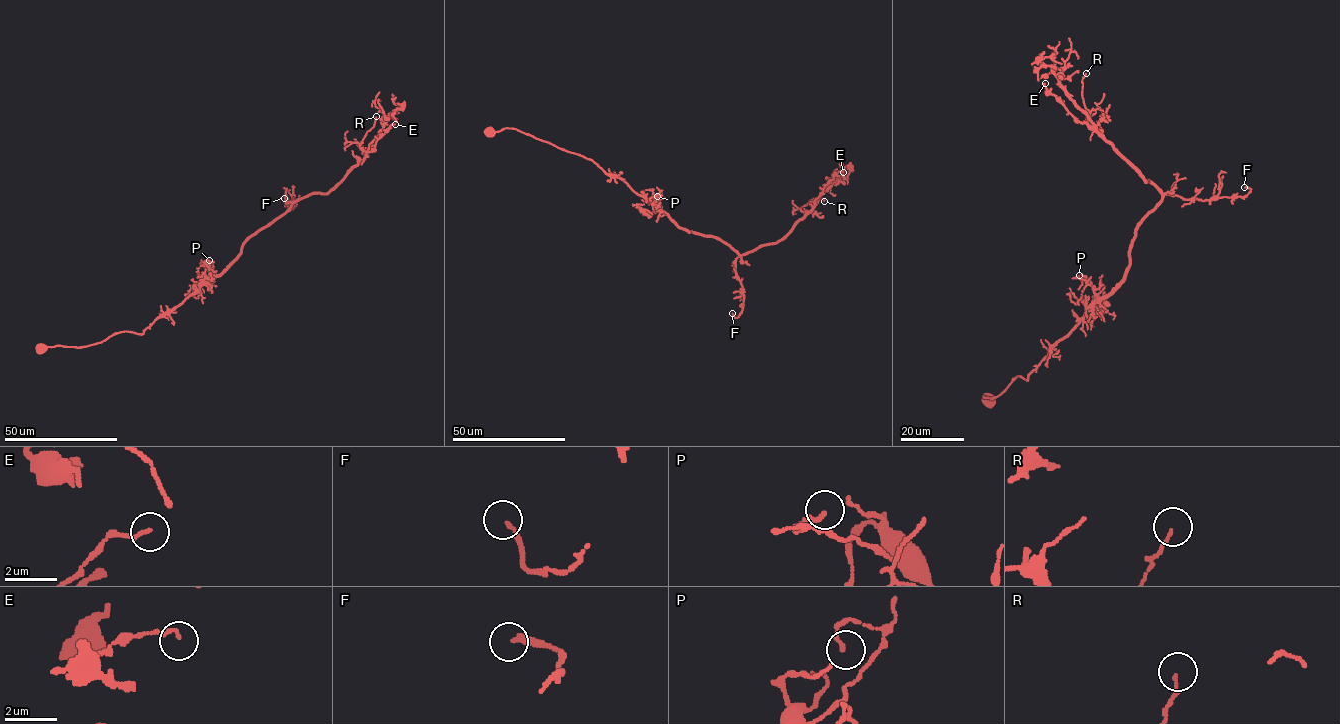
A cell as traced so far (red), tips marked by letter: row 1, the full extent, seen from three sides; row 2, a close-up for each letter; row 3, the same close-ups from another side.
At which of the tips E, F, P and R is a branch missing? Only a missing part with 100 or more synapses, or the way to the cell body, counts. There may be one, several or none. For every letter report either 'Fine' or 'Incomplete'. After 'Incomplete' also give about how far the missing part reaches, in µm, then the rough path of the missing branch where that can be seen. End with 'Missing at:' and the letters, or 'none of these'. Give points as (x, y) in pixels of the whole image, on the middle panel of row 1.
E: Fine
F: Fine
P: Fine
R: Fine
Missing at: none of these

